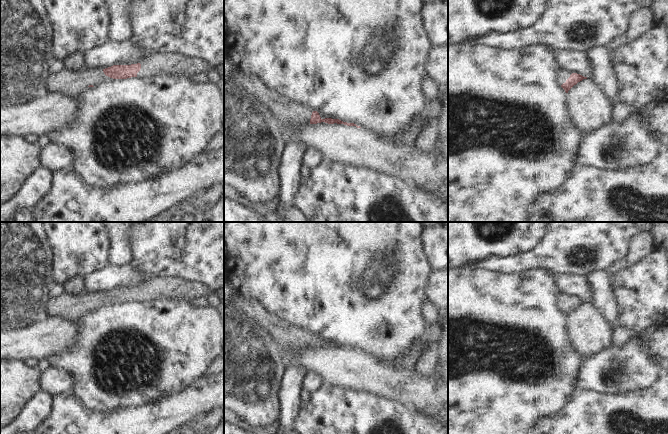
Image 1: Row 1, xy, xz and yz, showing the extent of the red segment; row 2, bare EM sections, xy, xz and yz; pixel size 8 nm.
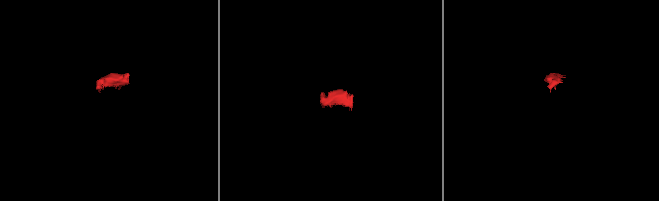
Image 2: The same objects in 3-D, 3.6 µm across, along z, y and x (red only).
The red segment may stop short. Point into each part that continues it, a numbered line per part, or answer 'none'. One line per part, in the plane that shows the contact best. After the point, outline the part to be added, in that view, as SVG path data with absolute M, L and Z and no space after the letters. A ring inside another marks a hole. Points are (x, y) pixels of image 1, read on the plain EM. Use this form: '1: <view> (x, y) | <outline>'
1: xy (157, 288) | M155 277L140 286L141 293L137 301L156 301L158 299L177 299L192 302L199 297L207 298L210 289L193 281L179 277Z
2: yz (562, 299) | M559 291L556 295L556 305L557 305L557 307L559 309L562 309L563 307L566 306L566 304L570 301L570 299L572 297L574 297L574 296Z

